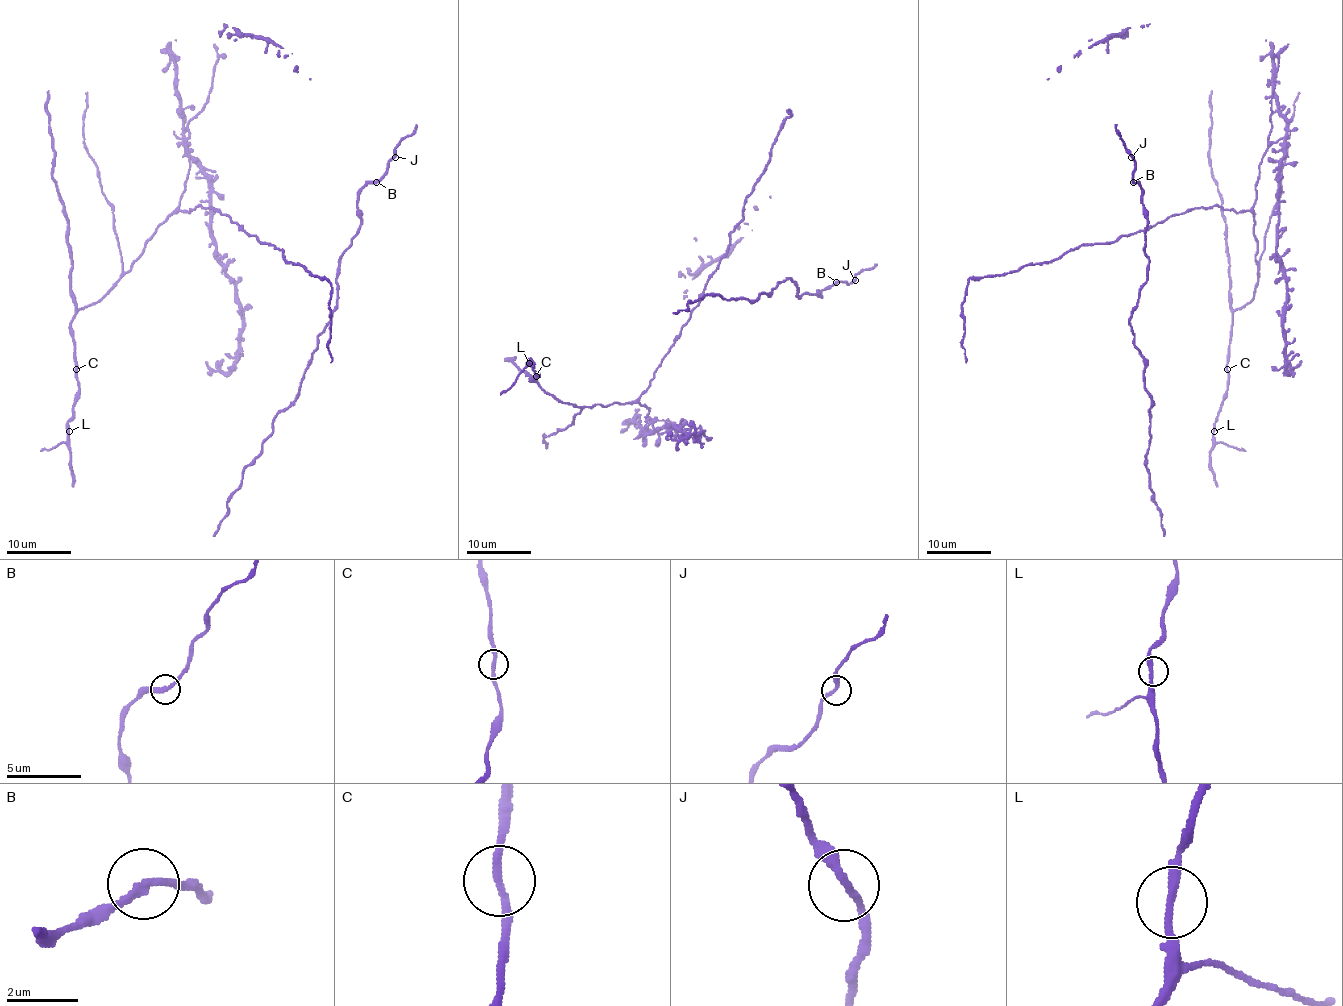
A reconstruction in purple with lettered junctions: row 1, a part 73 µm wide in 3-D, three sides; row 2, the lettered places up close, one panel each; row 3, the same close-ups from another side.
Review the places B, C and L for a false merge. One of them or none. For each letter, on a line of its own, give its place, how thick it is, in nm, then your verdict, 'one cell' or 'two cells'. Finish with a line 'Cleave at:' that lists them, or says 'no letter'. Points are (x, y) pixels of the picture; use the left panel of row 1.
B: place (376, 182); calibre 240 nm; one cell
C: place (76, 369); calibre 240 nm; one cell
L: place (69, 431); calibre 240 nm; one cell
Cleave at: no letter

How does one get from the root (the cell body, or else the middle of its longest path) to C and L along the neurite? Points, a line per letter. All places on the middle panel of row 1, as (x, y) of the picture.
C: (674, 345), (648, 387), (627, 403), (592, 408), (561, 403), (530, 380), (535, 375)
L: (674, 345), (648, 387), (634, 401), (606, 406), (561, 403), (530, 380), (539, 375), (529, 363)

